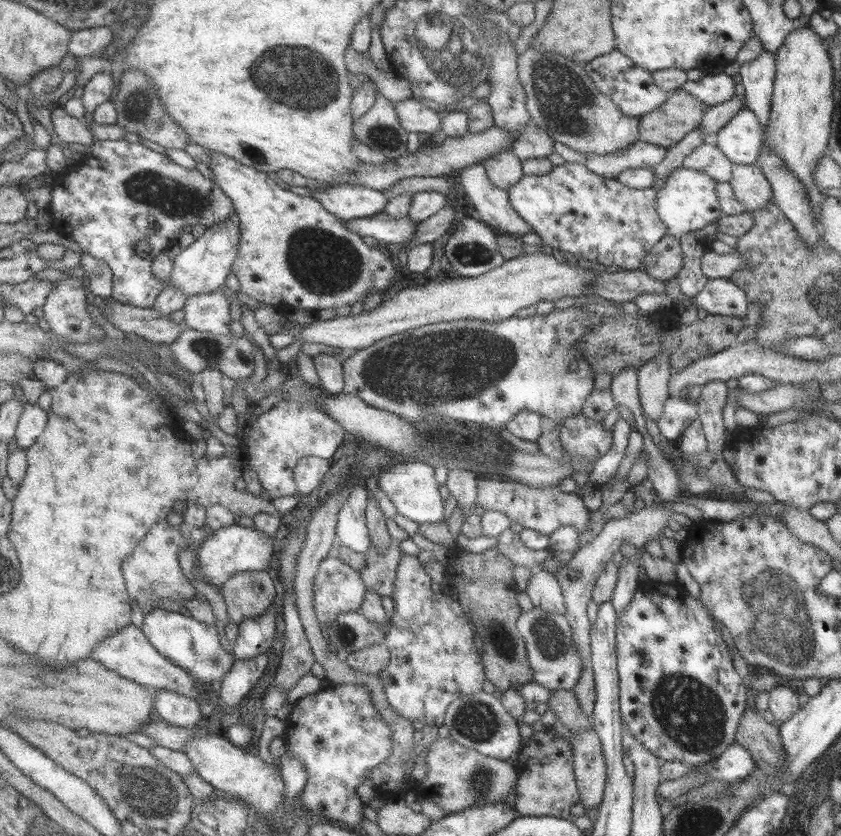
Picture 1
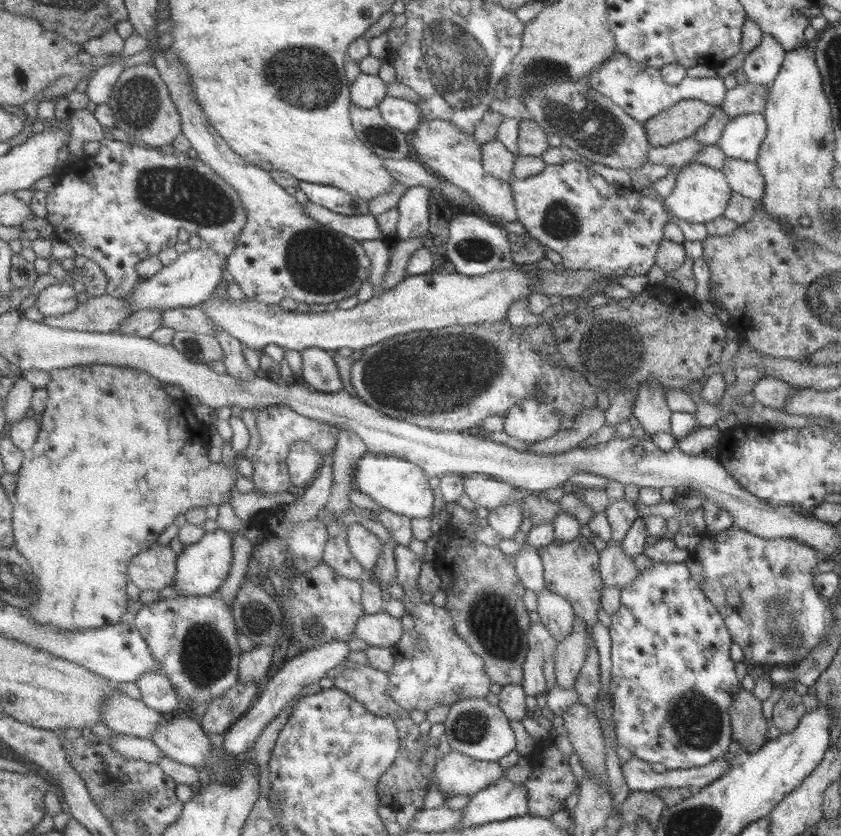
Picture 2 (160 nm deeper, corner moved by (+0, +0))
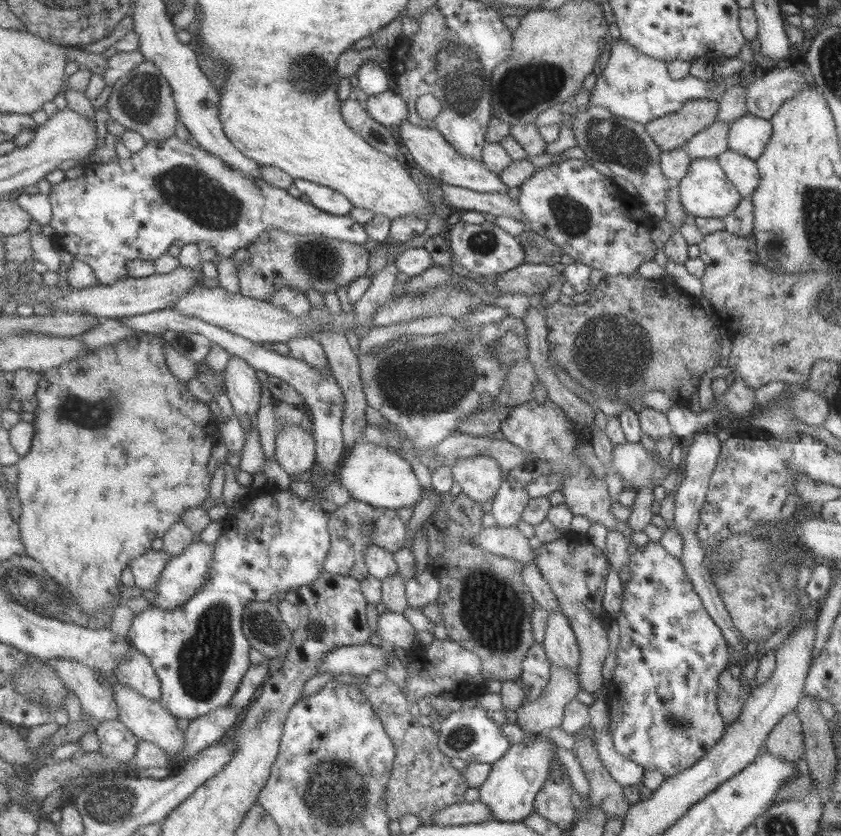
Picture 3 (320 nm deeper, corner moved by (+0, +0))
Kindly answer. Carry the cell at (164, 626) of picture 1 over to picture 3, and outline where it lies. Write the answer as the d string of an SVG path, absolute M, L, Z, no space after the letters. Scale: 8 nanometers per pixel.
M268 483L264 484L260 489L256 489L255 493L257 493L257 498L263 496L263 494L271 494L269 500L265 502L265 504L269 504L269 508L247 508L243 506L243 508L239 509L239 512L235 514L232 521L229 516L226 521L223 521L224 529L214 543L214 560L210 564L210 579L197 591L197 594L194 594L187 604L178 606L173 610L163 610L158 606L151 605L149 609L144 610L139 616L133 616L132 625L127 637L130 639L130 642L133 642L135 649L140 650L143 654L147 655L147 658L151 659L156 673L162 682L162 697L160 701L179 720L182 718L188 719L189 722L191 722L204 715L210 714L211 711L227 706L231 697L235 694L244 672L249 666L250 644L247 644L245 635L241 634L241 614L243 614L243 609L246 608L246 605L249 605L250 602L253 601L267 602L271 596L277 592L287 592L288 590L297 590L302 586L309 586L320 574L323 574L323 561L330 547L330 534L327 530L328 516L327 513L321 509L321 505L315 502L315 500L312 501L311 499L305 499L292 494L289 489L277 489Z

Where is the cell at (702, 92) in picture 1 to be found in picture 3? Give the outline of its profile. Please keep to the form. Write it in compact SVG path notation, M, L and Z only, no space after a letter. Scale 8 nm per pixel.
M619 39L610 44L607 63L589 91L588 103L602 106L613 116L628 118L644 125L664 114L679 110L685 101L711 99L709 88L707 80L691 75L673 80L667 72L666 63L648 57Z

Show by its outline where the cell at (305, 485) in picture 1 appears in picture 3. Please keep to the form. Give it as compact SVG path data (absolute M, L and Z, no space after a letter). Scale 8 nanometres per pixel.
M287 423L275 432L274 458L286 475L304 478L315 465L314 438L300 426Z

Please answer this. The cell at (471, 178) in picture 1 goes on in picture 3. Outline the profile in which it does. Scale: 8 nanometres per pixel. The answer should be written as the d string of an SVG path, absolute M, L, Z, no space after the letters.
M405 120L398 124L398 132L400 142L411 154L413 163L436 182L440 181L449 186L460 186L474 191L507 193L508 187L497 174L492 173L483 163L479 164L472 158L459 156L434 128L415 126Z

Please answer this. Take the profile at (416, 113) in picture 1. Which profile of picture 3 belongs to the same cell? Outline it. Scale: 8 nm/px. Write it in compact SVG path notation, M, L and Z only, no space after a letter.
M389 88L382 93L368 96L364 109L375 122L387 127L398 126L407 118L405 101Z

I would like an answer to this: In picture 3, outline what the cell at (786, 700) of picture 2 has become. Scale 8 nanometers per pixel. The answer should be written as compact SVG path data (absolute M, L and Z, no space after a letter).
M795 710L775 724L764 741L766 752L779 755L785 761L800 761L803 750L803 732Z

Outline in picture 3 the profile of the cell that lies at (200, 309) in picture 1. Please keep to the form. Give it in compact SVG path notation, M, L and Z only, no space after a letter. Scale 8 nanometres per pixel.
M232 355L223 372L224 393L230 400L233 418L251 418L258 409L262 377L244 360Z

